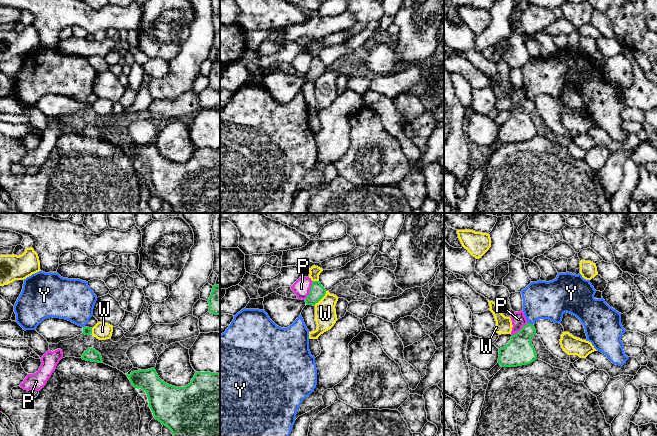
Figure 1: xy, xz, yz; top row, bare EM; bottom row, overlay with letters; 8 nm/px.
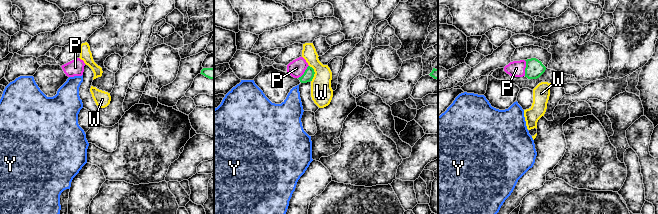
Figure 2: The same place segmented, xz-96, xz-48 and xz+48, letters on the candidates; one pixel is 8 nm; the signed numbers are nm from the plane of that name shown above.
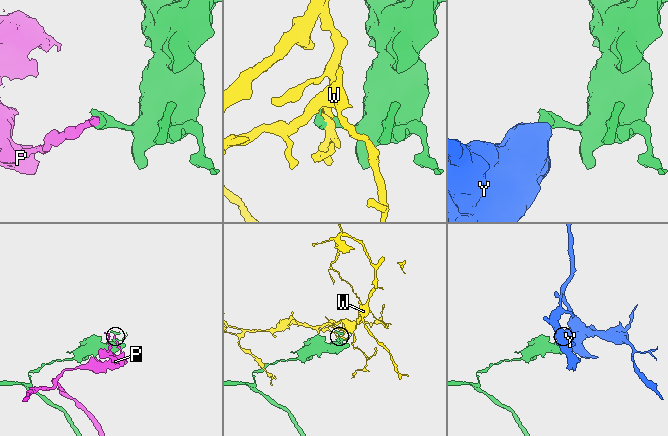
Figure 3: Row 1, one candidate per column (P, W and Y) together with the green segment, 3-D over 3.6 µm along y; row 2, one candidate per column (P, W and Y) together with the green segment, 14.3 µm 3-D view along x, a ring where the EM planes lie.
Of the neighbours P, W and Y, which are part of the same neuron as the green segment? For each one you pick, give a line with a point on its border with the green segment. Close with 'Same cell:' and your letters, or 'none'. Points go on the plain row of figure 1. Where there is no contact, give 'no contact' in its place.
Same cell: none

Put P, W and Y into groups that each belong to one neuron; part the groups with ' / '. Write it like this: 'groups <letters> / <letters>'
groups P / W / Y

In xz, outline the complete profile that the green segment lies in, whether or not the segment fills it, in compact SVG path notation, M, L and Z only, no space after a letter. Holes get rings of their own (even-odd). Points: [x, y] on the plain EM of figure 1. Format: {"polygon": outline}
{"polygon": "M313 57L310 65L310 70L305 75L307 81L315 81L318 79L326 70L325 64L319 57Z"}

